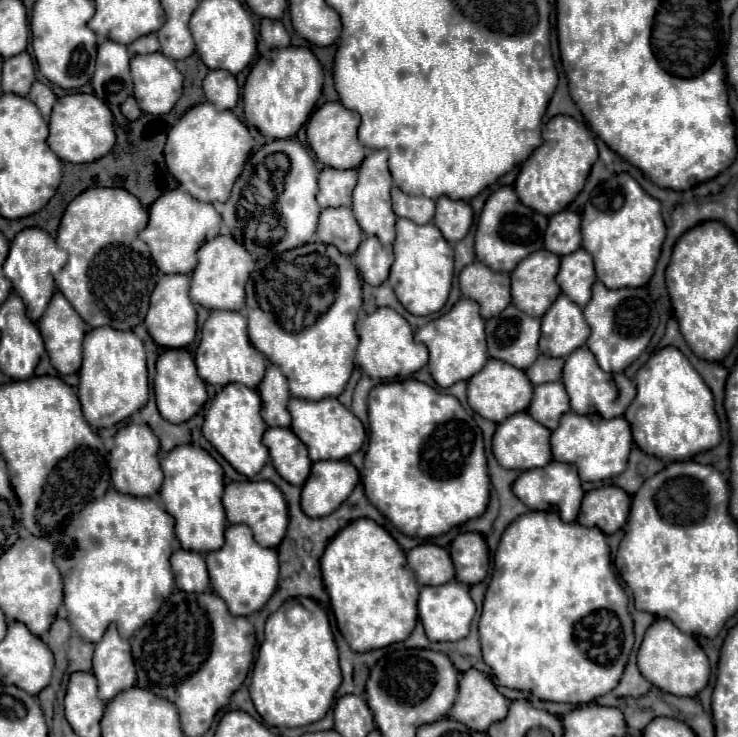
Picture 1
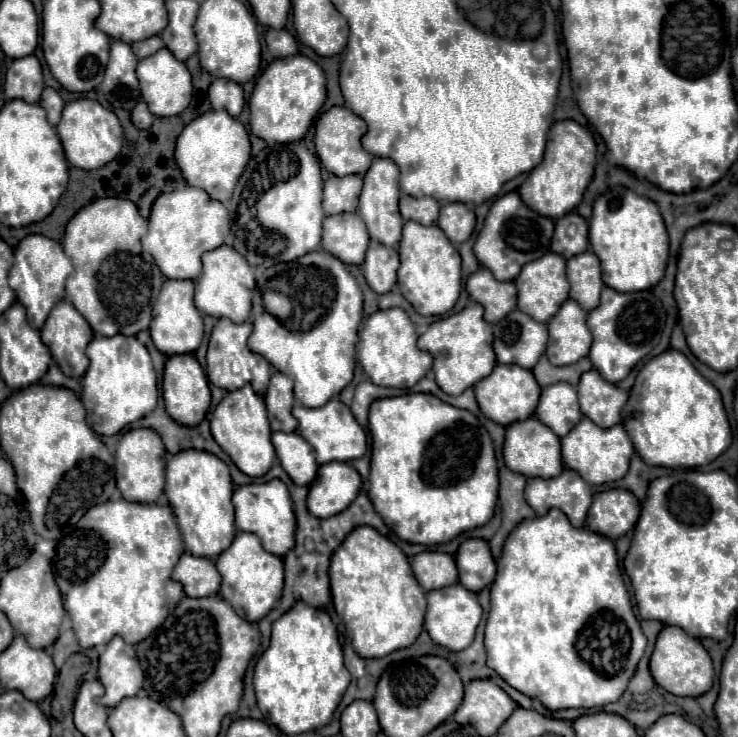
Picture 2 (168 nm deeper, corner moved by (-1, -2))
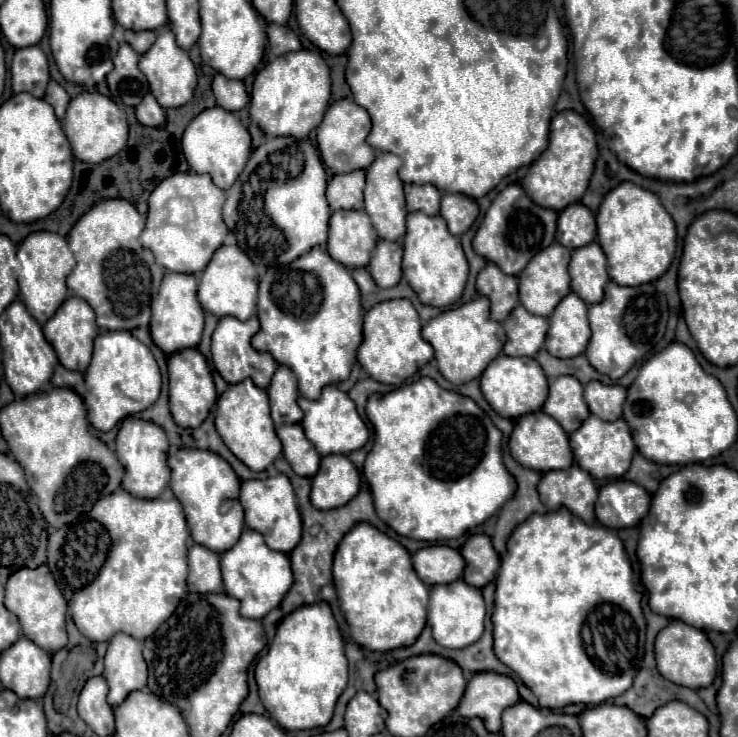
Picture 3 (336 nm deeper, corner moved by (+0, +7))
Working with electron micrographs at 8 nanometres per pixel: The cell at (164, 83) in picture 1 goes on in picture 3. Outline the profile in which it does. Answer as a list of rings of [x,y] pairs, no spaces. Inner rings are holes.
[[[164,31],[156,37],[152,49],[140,57],[140,71],[146,75],[150,91],[160,101],[160,105],[168,107],[180,107],[186,105],[194,97],[196,89],[196,67],[192,59],[188,57],[188,51],[176,45],[176,37],[172,31]]]

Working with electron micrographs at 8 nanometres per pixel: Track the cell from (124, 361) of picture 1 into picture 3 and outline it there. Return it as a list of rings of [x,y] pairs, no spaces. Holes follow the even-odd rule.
[[[106,331],[94,341],[92,363],[86,369],[88,421],[98,431],[112,431],[120,421],[148,409],[160,395],[160,369],[150,349],[130,331]]]

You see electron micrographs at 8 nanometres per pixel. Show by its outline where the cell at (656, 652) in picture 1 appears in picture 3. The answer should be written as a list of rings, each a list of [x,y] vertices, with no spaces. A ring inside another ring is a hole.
[[[670,621],[656,637],[656,663],[658,663],[658,671],[672,683],[676,685],[684,685],[690,689],[700,689],[700,687],[708,687],[712,685],[714,677],[716,677],[716,651],[714,645],[708,641],[706,633],[692,627],[692,625],[684,625],[684,621]]]

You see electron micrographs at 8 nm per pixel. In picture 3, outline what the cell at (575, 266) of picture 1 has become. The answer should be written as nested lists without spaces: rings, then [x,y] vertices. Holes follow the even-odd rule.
[[[596,241],[574,249],[570,259],[572,291],[588,305],[600,303],[604,299],[604,285],[608,283],[606,257]]]

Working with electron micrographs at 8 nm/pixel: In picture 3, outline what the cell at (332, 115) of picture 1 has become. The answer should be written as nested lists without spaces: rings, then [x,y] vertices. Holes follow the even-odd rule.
[[[340,99],[334,101],[328,107],[328,113],[324,115],[324,121],[318,127],[316,143],[322,155],[322,161],[334,171],[334,173],[350,173],[356,169],[368,169],[374,161],[374,149],[366,143],[366,135],[370,133],[370,115],[364,107],[356,105],[352,99]]]

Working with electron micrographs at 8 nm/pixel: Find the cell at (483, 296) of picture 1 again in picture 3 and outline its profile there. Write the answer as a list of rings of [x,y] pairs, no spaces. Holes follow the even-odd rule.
[[[488,263],[478,279],[476,289],[480,295],[490,299],[492,321],[504,321],[510,311],[520,303],[518,299],[518,279],[502,273],[494,263]]]

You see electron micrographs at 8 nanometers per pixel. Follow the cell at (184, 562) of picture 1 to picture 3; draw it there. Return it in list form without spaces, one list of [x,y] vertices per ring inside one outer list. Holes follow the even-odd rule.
[[[194,545],[188,551],[188,589],[194,593],[222,593],[220,557],[202,545]]]

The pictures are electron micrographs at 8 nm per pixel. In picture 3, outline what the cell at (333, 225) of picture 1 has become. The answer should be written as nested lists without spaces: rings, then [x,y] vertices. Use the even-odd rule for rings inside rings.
[[[334,211],[330,217],[328,253],[348,269],[366,267],[378,235],[366,211]]]

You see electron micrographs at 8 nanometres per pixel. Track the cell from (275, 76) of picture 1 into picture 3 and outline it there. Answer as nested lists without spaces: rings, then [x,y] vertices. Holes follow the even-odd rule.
[[[302,49],[276,57],[254,79],[250,99],[250,119],[266,135],[292,135],[306,139],[314,127],[320,125],[330,103],[330,71],[320,53]]]

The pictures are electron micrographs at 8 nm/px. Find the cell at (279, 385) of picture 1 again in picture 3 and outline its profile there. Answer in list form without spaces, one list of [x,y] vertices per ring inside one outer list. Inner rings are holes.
[[[280,365],[272,377],[272,383],[268,387],[268,397],[270,397],[270,409],[272,409],[272,419],[276,427],[286,425],[286,423],[300,423],[304,413],[298,407],[298,381],[292,373],[292,369]]]

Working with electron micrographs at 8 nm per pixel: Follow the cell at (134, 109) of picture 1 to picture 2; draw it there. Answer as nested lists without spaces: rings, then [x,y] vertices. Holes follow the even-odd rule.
[[[137,102],[137,106],[131,110],[131,122],[135,128],[149,128],[153,124],[155,116],[149,114],[145,102]]]

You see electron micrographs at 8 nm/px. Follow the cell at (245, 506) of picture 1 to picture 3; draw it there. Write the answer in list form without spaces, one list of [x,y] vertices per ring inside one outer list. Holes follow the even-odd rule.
[[[278,473],[264,481],[256,481],[256,479],[242,481],[240,503],[244,505],[246,525],[250,529],[256,529],[258,533],[262,533],[266,539],[266,545],[270,549],[276,549],[280,553],[290,553],[298,545],[298,541],[302,537],[302,519],[300,519],[300,511],[296,505],[294,489],[286,475]]]

